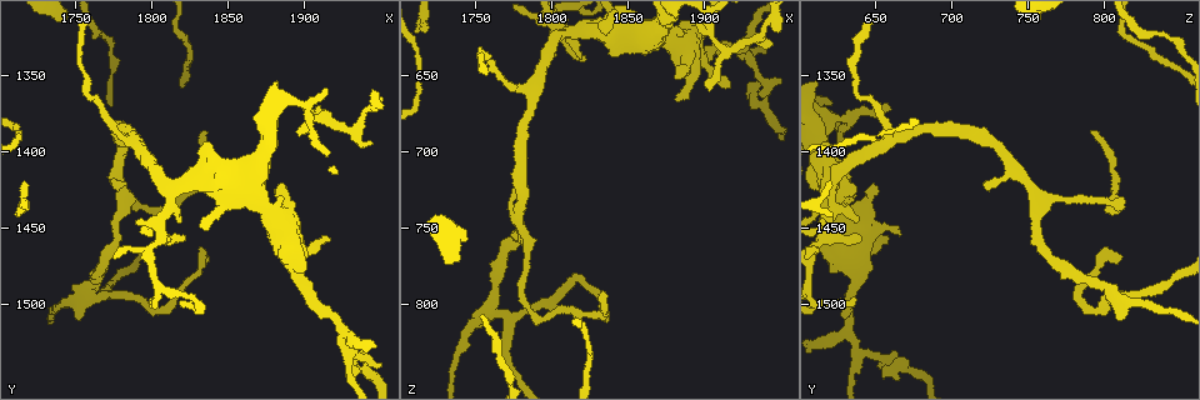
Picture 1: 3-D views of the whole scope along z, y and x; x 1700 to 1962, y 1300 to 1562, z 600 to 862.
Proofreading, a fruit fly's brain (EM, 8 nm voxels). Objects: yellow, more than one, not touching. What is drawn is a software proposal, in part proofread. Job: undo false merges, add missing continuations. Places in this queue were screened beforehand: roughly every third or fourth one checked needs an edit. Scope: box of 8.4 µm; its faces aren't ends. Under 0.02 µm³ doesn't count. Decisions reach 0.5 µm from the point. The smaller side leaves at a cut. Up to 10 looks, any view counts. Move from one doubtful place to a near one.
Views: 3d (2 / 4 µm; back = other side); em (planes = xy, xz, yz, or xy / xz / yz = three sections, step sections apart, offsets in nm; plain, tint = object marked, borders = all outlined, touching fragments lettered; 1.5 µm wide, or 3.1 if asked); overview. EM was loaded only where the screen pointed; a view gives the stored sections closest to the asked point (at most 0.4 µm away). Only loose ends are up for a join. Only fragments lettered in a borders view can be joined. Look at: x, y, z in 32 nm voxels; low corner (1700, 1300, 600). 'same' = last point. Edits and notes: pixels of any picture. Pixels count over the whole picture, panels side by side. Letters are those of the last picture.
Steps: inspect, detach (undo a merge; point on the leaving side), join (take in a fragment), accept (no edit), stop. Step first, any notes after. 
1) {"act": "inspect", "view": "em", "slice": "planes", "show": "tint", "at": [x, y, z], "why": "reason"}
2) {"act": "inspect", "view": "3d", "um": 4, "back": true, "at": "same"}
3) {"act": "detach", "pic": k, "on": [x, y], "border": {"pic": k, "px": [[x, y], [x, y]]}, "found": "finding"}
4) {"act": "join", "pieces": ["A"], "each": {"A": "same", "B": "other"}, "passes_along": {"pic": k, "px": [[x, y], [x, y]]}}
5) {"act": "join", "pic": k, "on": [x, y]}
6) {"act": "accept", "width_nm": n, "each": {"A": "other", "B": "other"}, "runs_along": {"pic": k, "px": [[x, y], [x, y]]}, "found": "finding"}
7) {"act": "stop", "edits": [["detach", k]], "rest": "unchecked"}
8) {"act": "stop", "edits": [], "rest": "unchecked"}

{"act": "inspect", "view": "3d", "um": 2, "at": [1832, 1386, 792], "why": "tapers out"}

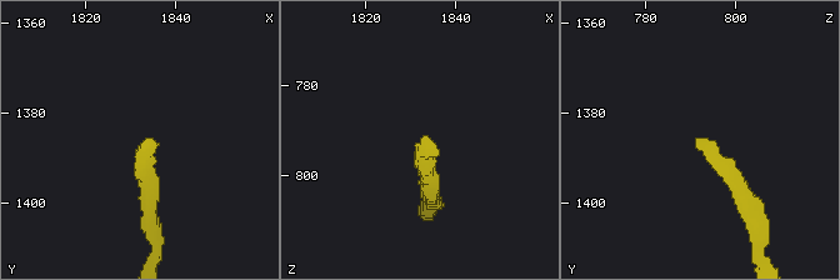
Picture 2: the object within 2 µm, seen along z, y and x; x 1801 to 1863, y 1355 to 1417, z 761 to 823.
{"act": "inspect", "view": "em", "slice": "xz", "step": 8, "show": "borders", "at": [1833, 1386, 791], "why": "shape alone is not enough"}

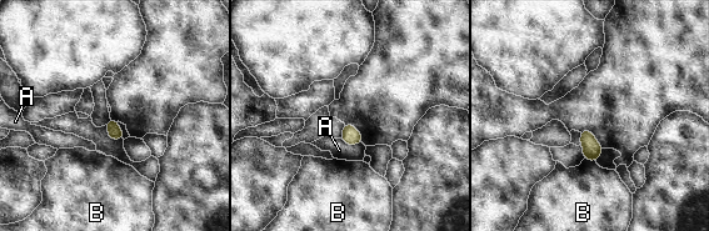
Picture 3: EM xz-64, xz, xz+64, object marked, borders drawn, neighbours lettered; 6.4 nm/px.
{"act": "inspect", "view": "em", "slice": "planes", "show": "borders", "at": "same", "why": "another direction"}

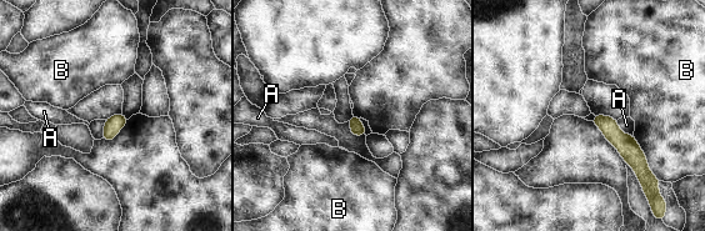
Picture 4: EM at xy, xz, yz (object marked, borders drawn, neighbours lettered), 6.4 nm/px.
{"act": "accept", "width_nm": 100, "each": {"A": "other", "B": "other"}, "runs_along": {"pic": 4, "px": [[596, 117], [633, 154], [640, 172]]}, "found": "none of them fits"}

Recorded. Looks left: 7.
{"act": "inspect", "view": "em", "slice": "xz", "step": 4, "show": "tint", "at": [1792, 1434, 810], "why": "abrupt turn"}

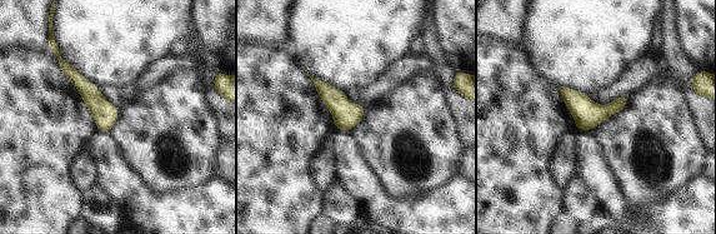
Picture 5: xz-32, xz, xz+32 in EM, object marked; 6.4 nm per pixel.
{"act": "inspect", "view": "em", "slice": "planes", "show": "borders", "at": "same"}

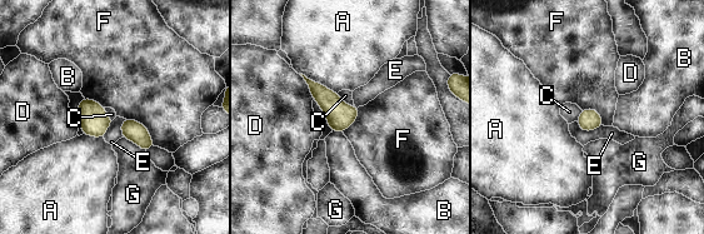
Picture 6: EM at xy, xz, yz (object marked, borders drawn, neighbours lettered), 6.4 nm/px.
{"act": "accept", "width_nm": 140, "each": {"A": "other", "B": "other", "C": "other", "D": "other", "E": "other", "F": "other", "G": "other"}, "border": {"pic": 6, "px": [[125, 118], [140, 122], [155, 145]]}, "found": "one cell here"}

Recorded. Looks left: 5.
{"act": "inspect", "view": "em", "slice": "planes", "show": "borders", "at": [1758, 1492, 804], "why": "four-way junction"}

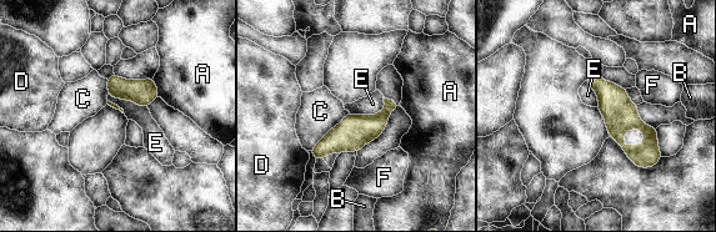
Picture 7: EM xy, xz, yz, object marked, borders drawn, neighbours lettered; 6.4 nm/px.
{"act": "accept", "width_nm": 40, "each": {"A": "other", "B": "other", "C": "other", "D": "other", "E": "other", "F": "other"}, "runs_along": {"pic": 7, "px": [[592, 76], [650, 135], [650, 164]]}, "found": "one cell here"}

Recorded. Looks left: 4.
{"act": "inspect", "view": "3d", "um": 4, "at": [1788, 1392, 658], "why": "arms part here"}

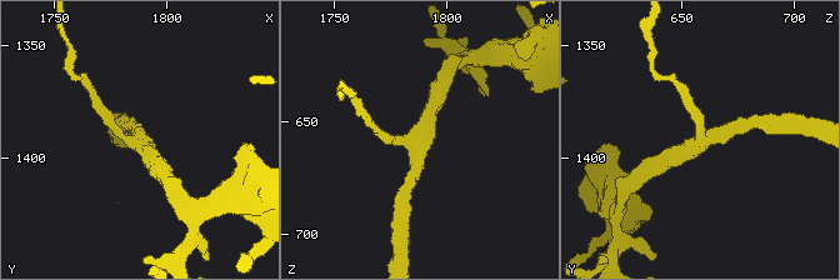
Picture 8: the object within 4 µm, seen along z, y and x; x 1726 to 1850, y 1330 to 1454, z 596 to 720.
{"act": "inspect", "view": "em", "slice": "yz", "step": 8, "show": "borders", "at": [1789, 1391, 658], "arms": 3}

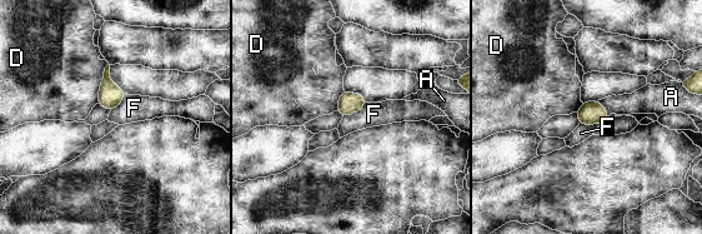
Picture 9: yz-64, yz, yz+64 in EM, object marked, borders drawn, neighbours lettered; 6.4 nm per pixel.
{"act": "accept", "each": {"A": "other", "D": "other", "F": "other"}, "border": {"pic": 9, "px": [[597, 101], [608, 115]]}, "found": "all the same cell"}

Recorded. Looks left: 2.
{"act": "stop", "edits": [], "rest": "unchecked"}

